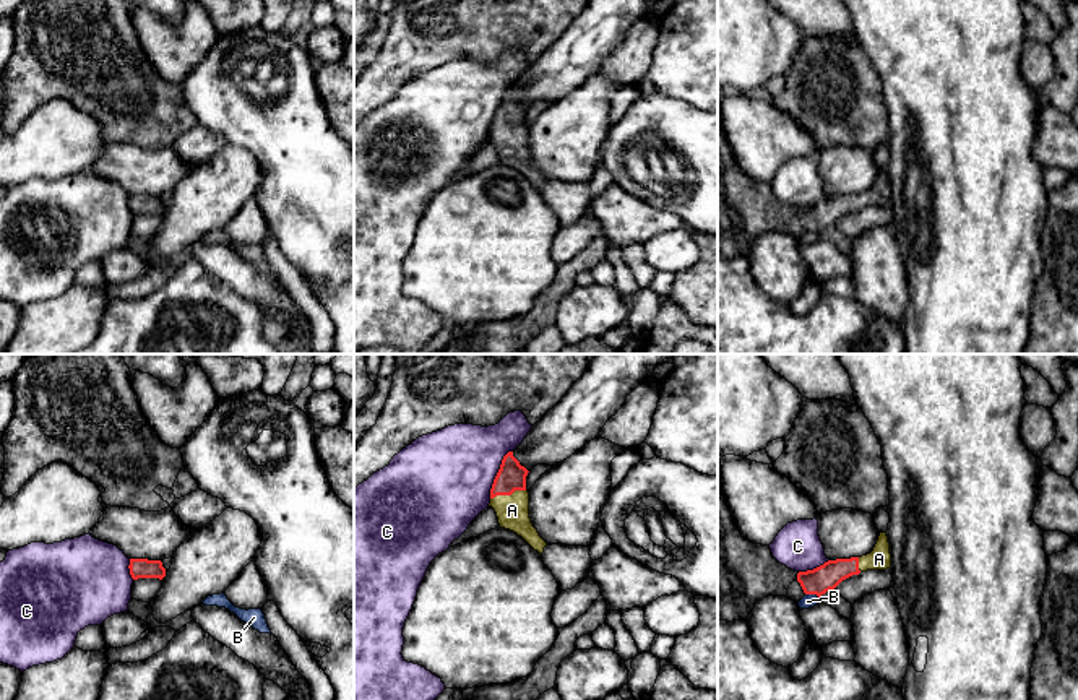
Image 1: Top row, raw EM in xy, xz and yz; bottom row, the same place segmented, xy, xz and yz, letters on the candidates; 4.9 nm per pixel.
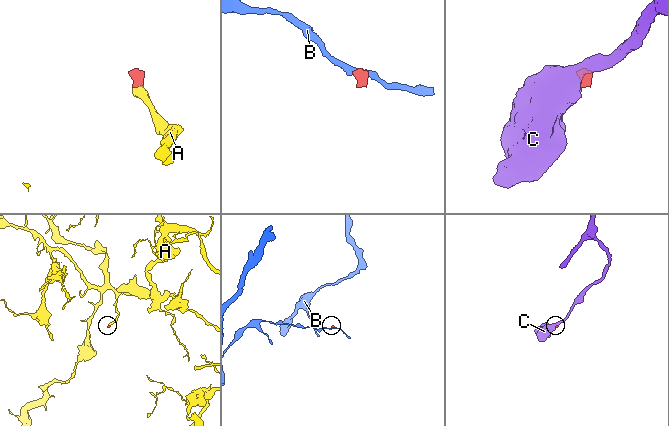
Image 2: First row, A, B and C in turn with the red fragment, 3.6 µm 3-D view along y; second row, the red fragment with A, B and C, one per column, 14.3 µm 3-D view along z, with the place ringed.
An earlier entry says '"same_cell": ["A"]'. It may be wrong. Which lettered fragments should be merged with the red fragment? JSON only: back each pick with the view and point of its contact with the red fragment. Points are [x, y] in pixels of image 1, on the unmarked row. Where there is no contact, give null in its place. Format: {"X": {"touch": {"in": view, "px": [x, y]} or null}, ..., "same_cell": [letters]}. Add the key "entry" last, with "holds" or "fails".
{"A": {"touch": {"in": "xz", "px": [507, 130]}}, "same_cell": ["A"], "entry": "holds"}

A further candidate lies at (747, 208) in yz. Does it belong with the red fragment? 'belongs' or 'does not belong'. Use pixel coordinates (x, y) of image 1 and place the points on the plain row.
belongs

